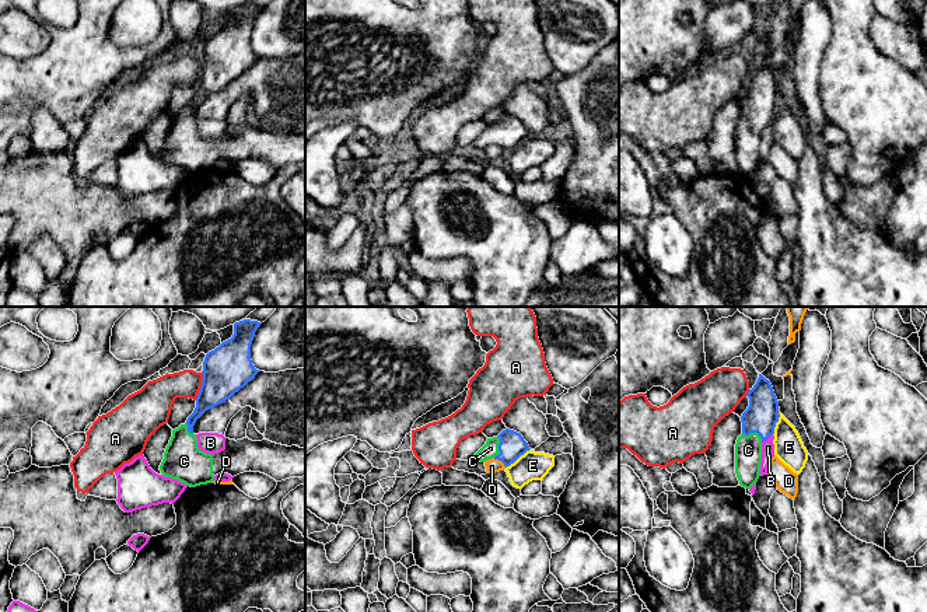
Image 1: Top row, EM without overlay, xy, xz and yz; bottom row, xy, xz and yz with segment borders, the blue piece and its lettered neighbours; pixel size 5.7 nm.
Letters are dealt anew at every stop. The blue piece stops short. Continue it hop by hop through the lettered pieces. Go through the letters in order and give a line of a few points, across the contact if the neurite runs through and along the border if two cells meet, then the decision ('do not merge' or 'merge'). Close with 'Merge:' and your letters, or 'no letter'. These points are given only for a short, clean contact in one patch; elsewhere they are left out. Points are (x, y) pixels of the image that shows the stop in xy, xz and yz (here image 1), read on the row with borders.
A: do not merge
B: line yz (772, 434), (762, 443); do not merge
C: line yz (762, 413), (754, 432), (748, 450); merge
D: line xz (493, 458), (497, 458), (506, 467); do not merge
E: do not merge
Merge: C

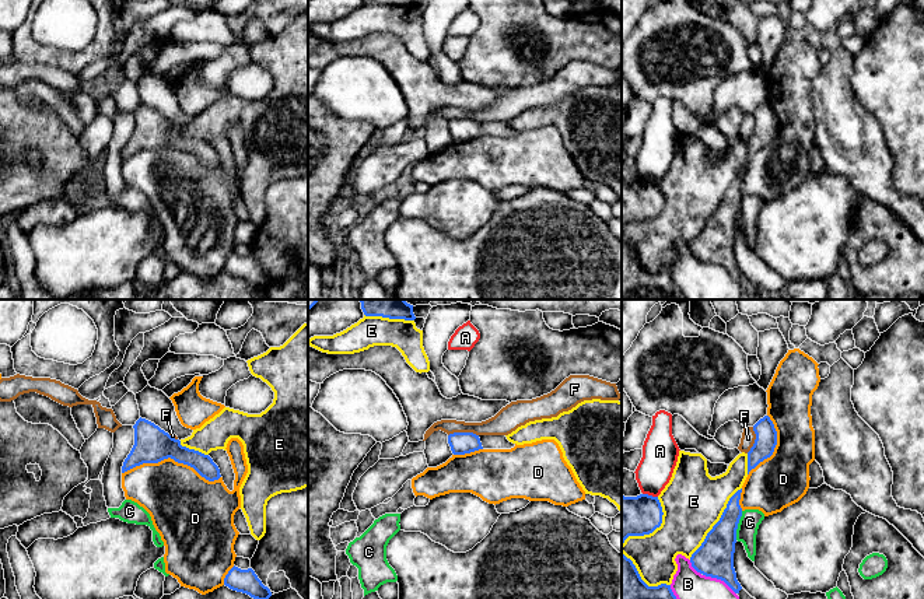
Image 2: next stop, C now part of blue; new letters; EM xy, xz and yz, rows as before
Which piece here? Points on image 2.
A: do not merge
B: do not merge
C: do not merge
D: do not merge
E: do not merge
F: line xz (478, 434), (451, 433), (448, 435); do not merge
Merge: no letter

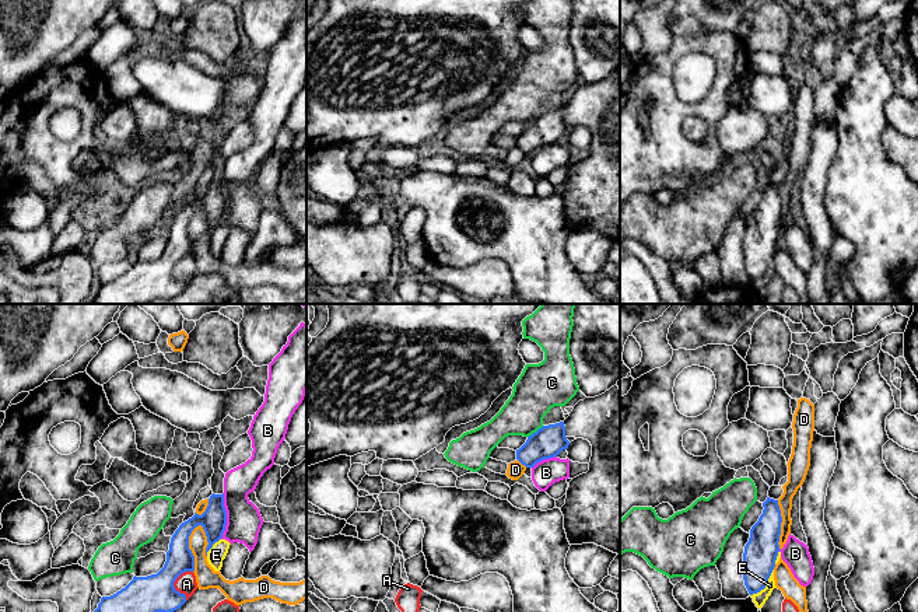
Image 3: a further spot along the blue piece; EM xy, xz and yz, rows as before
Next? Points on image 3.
A: line xy (192, 570), (185, 570), (174, 583), (174, 587), (186, 600); do not merge
B: do not merge
C: do not merge
D: do not merge
E: do not merge
Merge: no letter

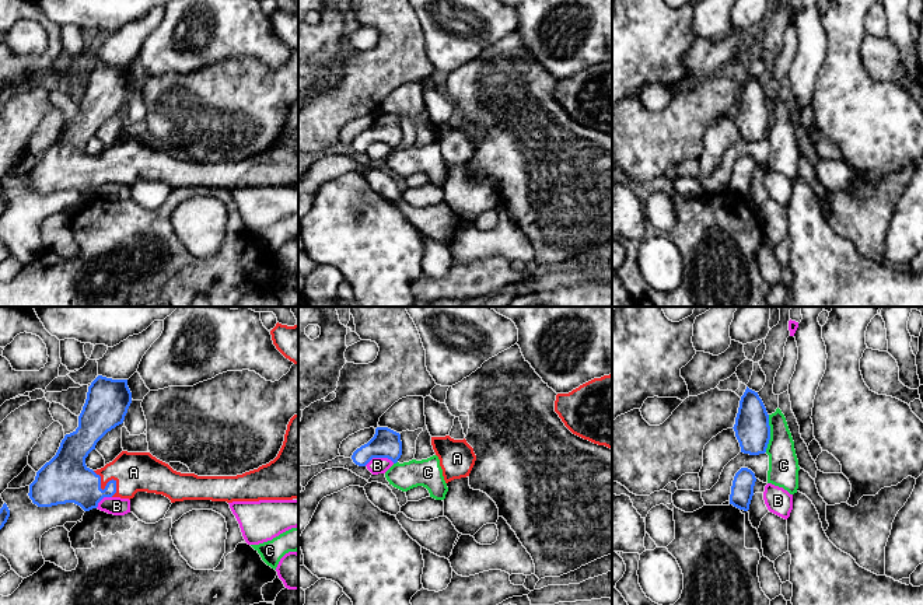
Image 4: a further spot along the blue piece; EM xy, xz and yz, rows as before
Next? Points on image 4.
A: line xy (65, 479), (107, 485), (112, 479), (133, 472); merge
B: do not merge
C: do not merge
Merge: A

